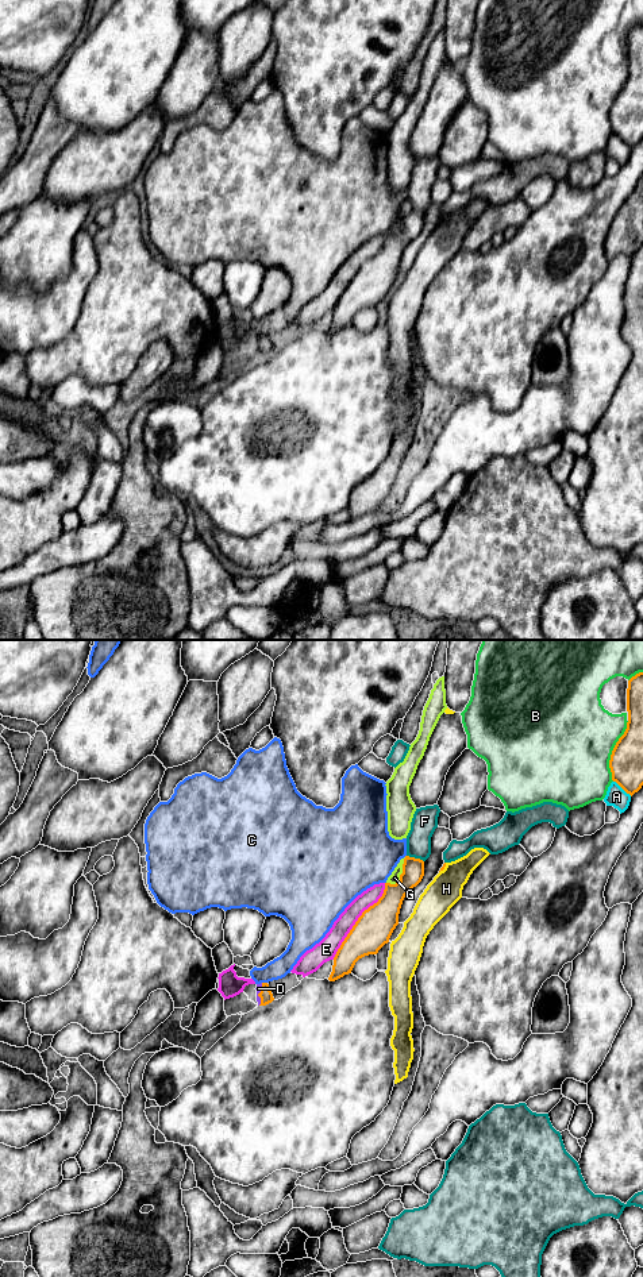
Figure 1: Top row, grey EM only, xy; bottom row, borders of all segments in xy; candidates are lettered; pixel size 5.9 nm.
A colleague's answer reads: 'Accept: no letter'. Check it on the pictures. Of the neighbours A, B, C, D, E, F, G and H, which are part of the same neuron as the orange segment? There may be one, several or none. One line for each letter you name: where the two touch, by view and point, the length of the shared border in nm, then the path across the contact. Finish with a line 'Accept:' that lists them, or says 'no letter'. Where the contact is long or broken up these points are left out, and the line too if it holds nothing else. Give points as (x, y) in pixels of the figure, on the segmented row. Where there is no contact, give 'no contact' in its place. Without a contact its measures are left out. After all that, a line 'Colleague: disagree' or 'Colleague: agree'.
D: xy (258, 994) | 140 nm | across xy (266, 996), (258, 994), (258, 988)
Accept: D
Colleague: disagree

